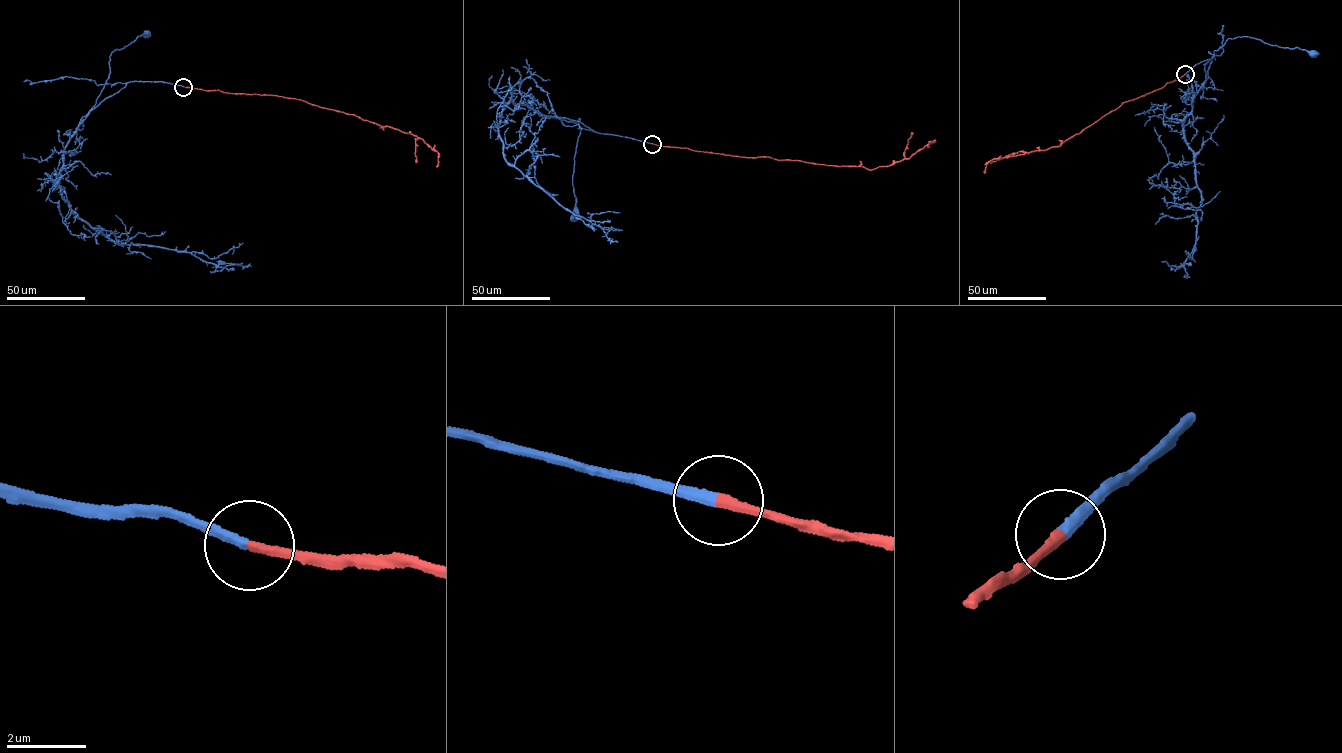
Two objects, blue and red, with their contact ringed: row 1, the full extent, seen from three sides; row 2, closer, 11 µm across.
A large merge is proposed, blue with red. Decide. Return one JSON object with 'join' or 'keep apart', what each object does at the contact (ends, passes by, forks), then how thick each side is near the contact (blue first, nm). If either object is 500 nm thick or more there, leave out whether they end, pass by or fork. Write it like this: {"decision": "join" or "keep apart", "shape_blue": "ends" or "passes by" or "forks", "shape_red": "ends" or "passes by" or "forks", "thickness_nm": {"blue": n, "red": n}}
{"decision": "join", "shape_blue": "ends", "shape_red": "ends", "thickness_nm": {"blue": 280, "red": 260}}

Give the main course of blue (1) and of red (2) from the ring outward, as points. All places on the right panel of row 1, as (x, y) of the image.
1: (1185, 74), (1210, 59), (1204, 64), (1207, 73), (1214, 51), (1228, 38), (1237, 37), (1297, 47), (1314, 54)
2: (1185, 74), (1157, 90), (1127, 101), (1059, 146), (992, 160), (987, 164), (984, 173)

